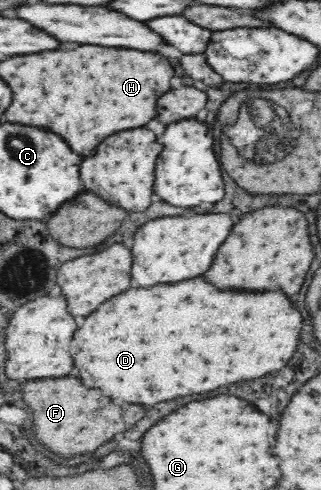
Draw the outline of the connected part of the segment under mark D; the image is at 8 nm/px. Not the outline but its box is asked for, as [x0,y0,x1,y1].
[72,277,302,405]

